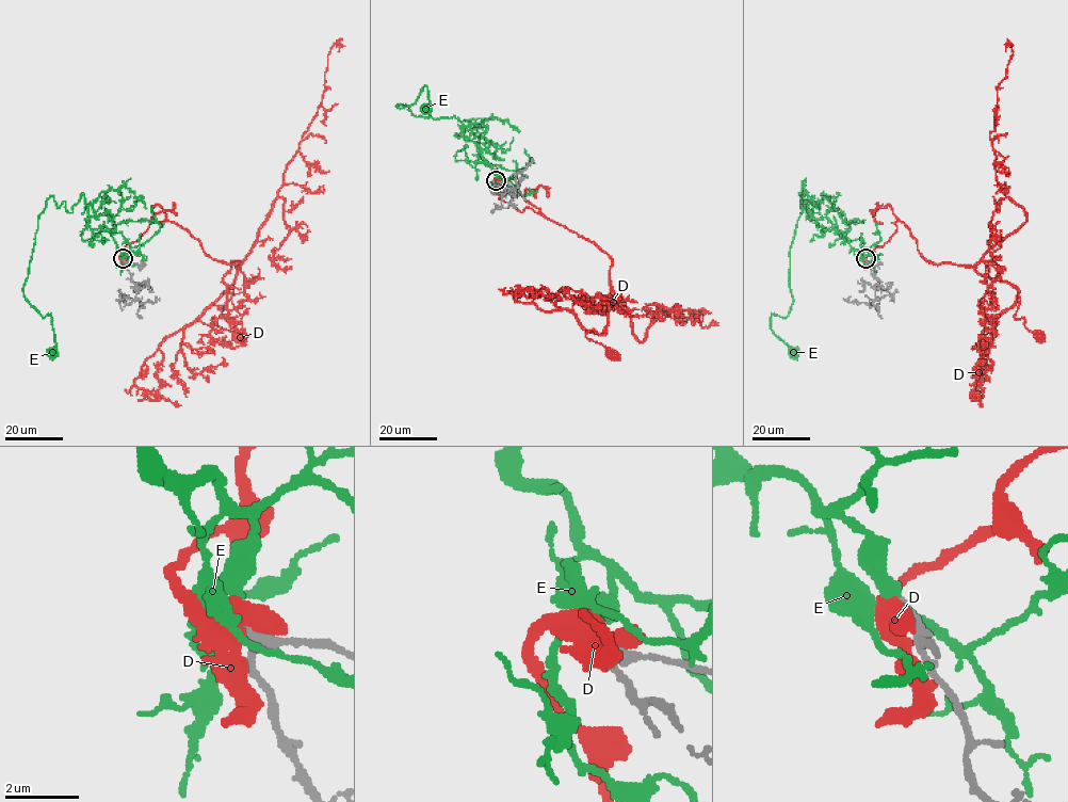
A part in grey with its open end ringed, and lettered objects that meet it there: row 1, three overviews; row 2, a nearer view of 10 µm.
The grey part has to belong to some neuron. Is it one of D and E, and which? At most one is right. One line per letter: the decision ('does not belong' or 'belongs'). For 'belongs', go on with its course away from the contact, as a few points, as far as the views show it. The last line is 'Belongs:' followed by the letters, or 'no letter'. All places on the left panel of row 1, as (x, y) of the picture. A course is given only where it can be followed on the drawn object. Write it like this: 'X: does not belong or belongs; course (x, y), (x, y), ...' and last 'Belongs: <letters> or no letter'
D: does not belong
E: does not belong
Belongs: no letter

